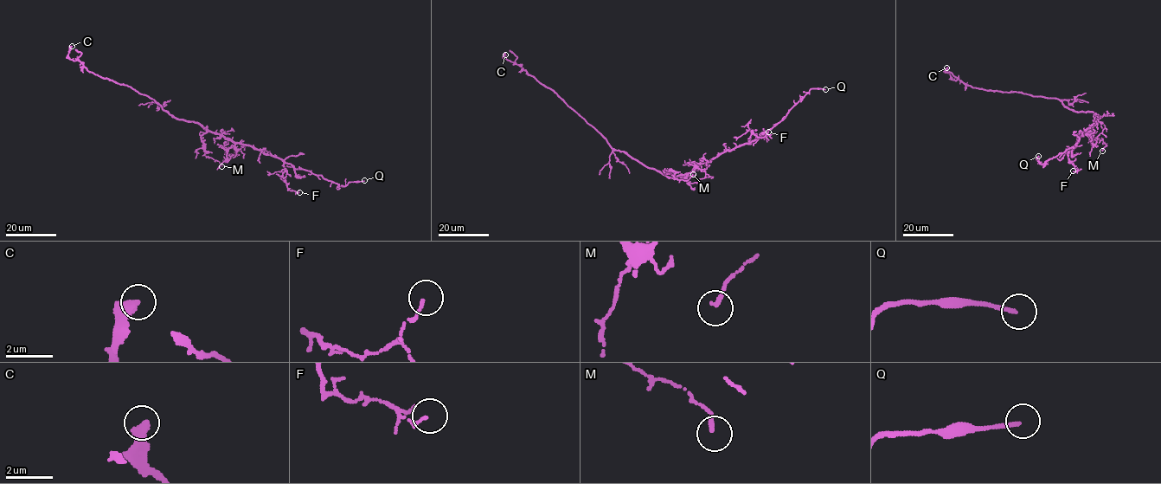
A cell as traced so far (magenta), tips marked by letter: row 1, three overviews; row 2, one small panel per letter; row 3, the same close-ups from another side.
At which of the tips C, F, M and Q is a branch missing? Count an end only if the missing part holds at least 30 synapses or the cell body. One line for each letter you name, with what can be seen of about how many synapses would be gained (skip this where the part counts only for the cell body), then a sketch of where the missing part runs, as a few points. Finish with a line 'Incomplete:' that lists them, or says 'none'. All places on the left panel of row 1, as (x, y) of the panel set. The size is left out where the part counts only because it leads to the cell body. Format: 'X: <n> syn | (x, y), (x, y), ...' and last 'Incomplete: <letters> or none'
Q: (364, 180), (384, 181)
Incomplete: Q

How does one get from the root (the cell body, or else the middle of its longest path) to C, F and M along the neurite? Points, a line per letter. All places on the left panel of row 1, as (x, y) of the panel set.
C: (193, 122), (177, 119), (154, 99), (126, 85), (89, 72), (80, 61), (69, 57), (72, 46)
F: (193, 122), (236, 143), (247, 144), (279, 158), (284, 162), (286, 187), (299, 192)
M: (193, 122), (198, 122), (208, 131), (201, 137), (205, 155), (217, 160), (221, 166)

